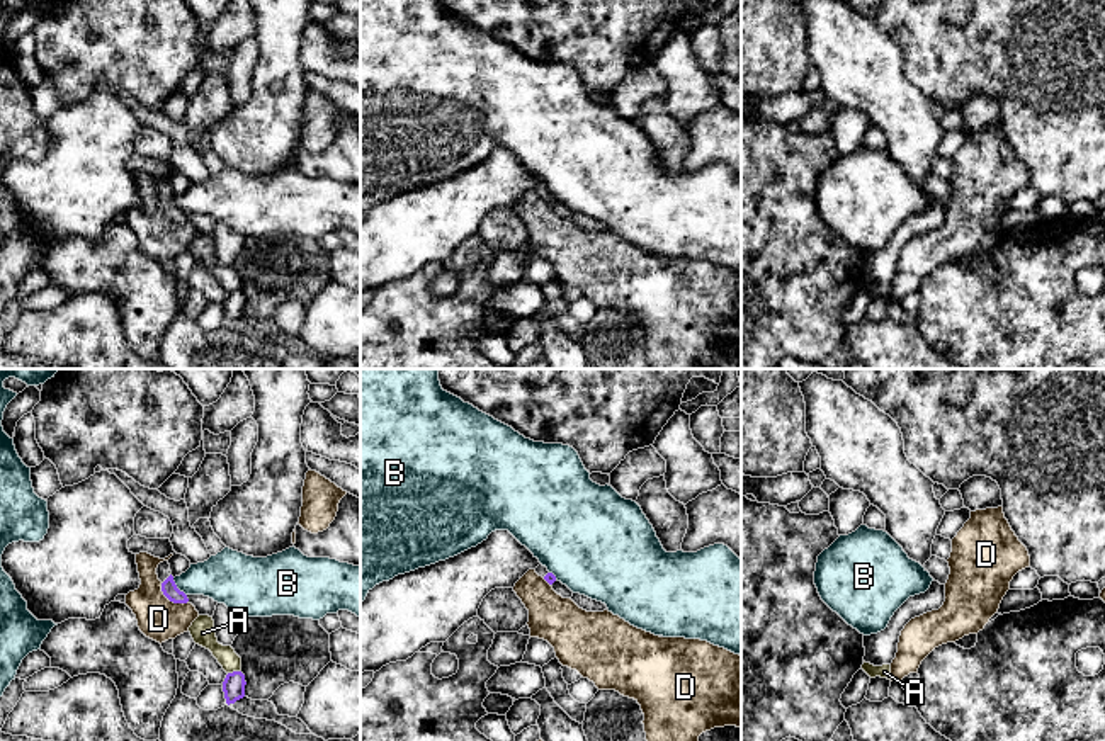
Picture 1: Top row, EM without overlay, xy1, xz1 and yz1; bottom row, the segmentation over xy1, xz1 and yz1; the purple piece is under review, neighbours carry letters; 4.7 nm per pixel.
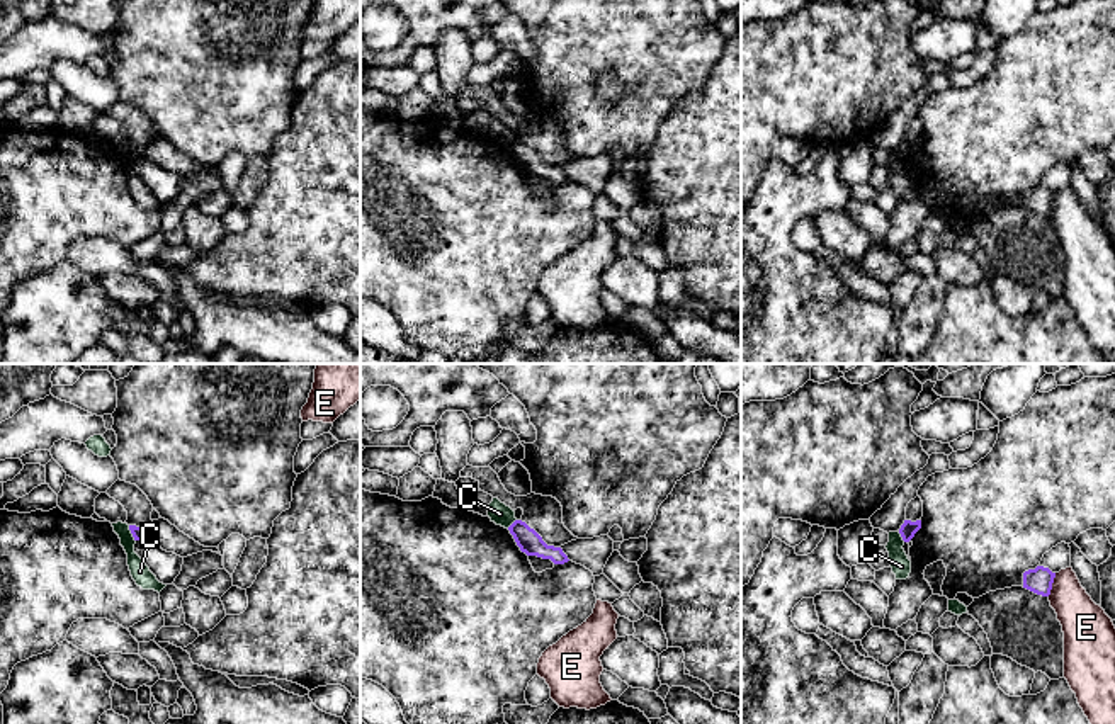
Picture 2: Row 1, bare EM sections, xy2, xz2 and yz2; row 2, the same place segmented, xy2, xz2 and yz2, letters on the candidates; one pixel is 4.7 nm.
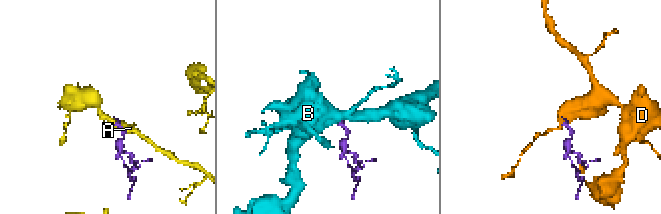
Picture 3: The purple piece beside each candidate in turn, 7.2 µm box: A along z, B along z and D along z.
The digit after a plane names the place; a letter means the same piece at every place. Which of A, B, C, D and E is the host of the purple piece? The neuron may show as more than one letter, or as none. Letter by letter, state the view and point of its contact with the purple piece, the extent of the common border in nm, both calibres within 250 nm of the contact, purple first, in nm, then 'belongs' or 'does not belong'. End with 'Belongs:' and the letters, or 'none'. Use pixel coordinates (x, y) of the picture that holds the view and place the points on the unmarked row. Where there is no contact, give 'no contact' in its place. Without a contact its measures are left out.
A: contact xy1 (233, 291); length 70 nm; calibres 110 and 120 nm; does not belong
B: contact xy1 (175, 206); length 110 nm; calibres 70 and 240 nm; does not belong
C: contact xy2 (131, 152); length 90 nm; calibres 60 and 90 nm; does not belong
D: contact xy1 (170, 220); length 160 nm; calibres 70 and 200 nm; does not belong
E: contact yz2 (1051, 204); length 120 nm; calibres 120 and 220 nm; does not belong
Belongs: none

